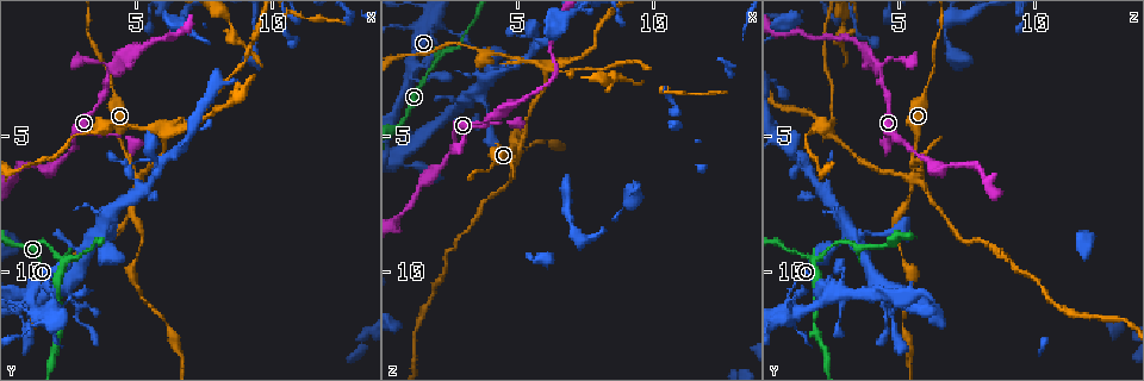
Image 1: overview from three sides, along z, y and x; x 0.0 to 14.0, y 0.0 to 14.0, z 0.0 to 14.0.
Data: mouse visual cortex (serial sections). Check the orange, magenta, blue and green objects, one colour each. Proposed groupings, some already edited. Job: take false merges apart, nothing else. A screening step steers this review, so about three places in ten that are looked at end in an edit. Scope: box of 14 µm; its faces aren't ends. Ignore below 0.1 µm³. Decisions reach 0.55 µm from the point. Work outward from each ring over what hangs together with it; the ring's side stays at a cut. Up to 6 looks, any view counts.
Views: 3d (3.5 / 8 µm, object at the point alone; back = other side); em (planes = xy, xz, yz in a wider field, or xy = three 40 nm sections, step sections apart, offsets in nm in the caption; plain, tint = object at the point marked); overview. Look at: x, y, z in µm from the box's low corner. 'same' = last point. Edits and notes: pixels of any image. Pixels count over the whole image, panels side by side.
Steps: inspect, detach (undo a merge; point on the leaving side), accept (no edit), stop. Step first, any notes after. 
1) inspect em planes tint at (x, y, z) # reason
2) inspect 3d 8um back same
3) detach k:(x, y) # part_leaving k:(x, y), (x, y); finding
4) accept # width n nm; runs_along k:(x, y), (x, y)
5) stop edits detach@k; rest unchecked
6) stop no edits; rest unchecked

inspect 3d 3.5um at (5.0, 6.4, 5.5) # sharp bend

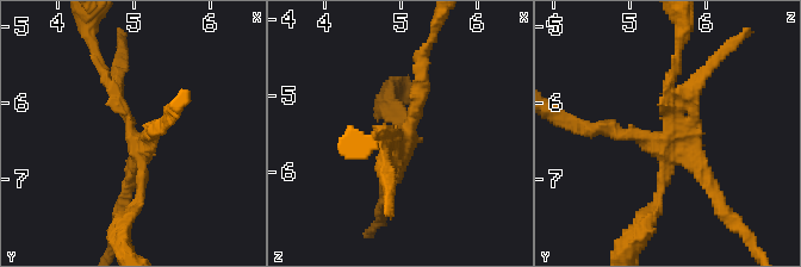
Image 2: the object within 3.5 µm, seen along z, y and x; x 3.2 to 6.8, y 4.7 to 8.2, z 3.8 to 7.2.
inspect em xy step 2 tint at (5.00, 6.45, 5.55) # arms 4; arm_widths 150, 150, 200, 200 nm; now the EM

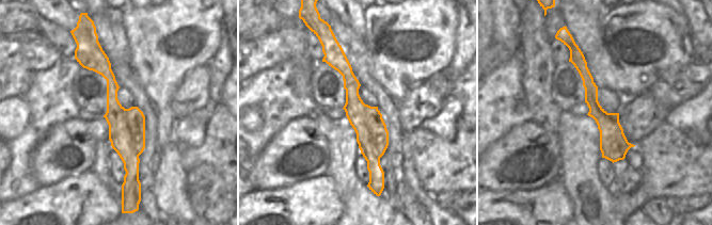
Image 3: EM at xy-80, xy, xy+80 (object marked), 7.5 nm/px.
detach 2:(620, 136) # width 240 nm; border 3:(362, 105), (368, 141), (379, 158); two cells meet here

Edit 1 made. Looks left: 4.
inspect overview

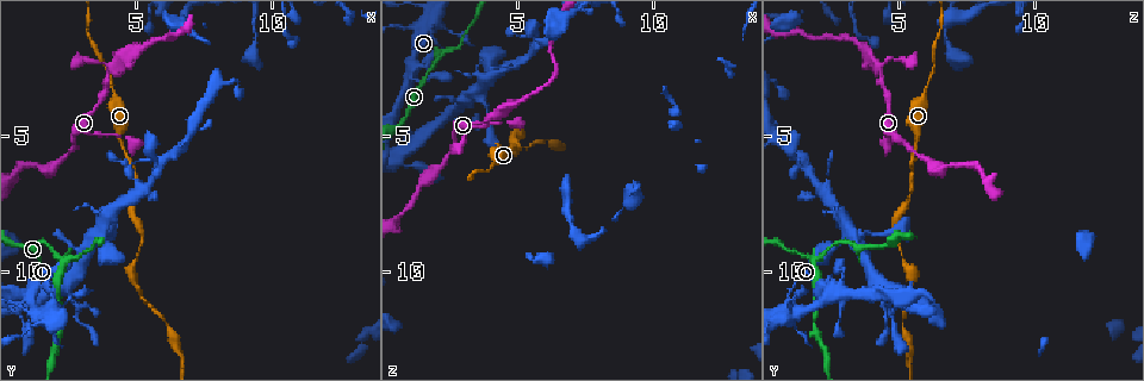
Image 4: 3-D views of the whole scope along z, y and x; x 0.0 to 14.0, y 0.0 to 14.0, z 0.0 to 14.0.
inspect 3d 3.5um at (4.0, 2.6, 4.3)

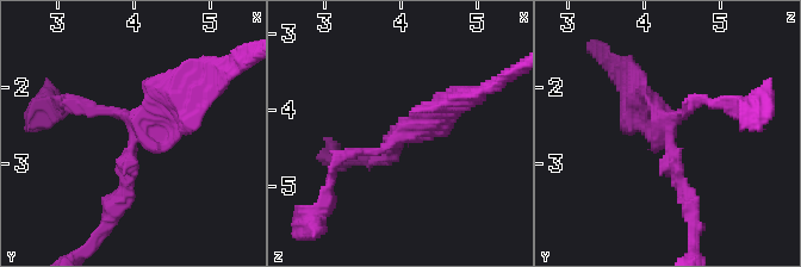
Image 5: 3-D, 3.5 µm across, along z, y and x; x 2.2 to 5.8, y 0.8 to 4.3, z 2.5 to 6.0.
inspect em xy step 3 tint at (4.10, 2.60, 4.30) # arms 3; arm_widths 150, 200, 300 nm; need the tissue

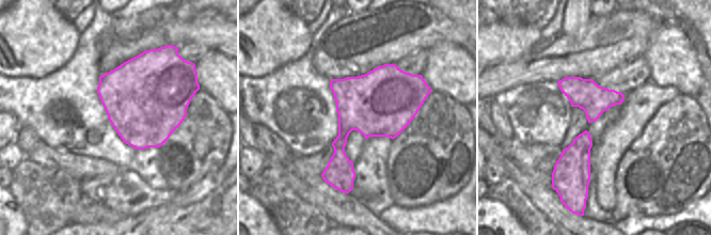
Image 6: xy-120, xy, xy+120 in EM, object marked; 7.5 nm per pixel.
accept # runs_along 5:(119, 200), (134, 138), (199, 84); all the same cell

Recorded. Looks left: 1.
stop edits detach@2; rest unchecked

